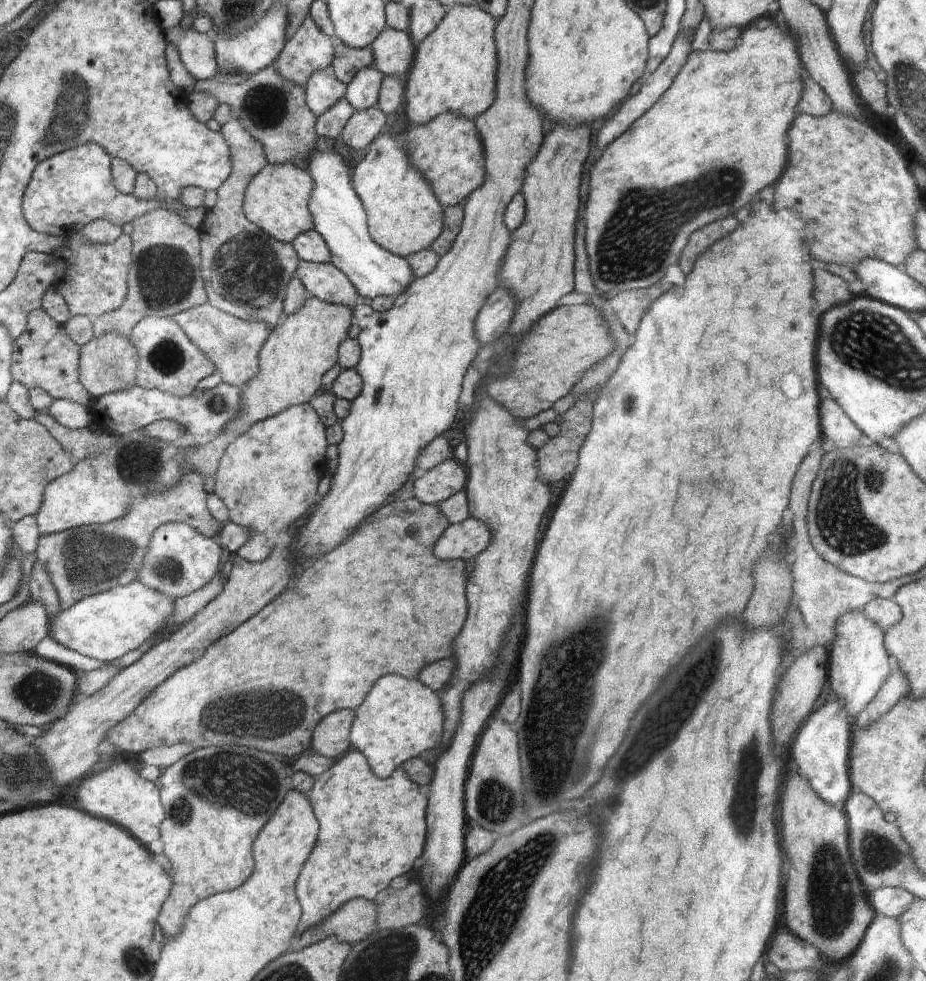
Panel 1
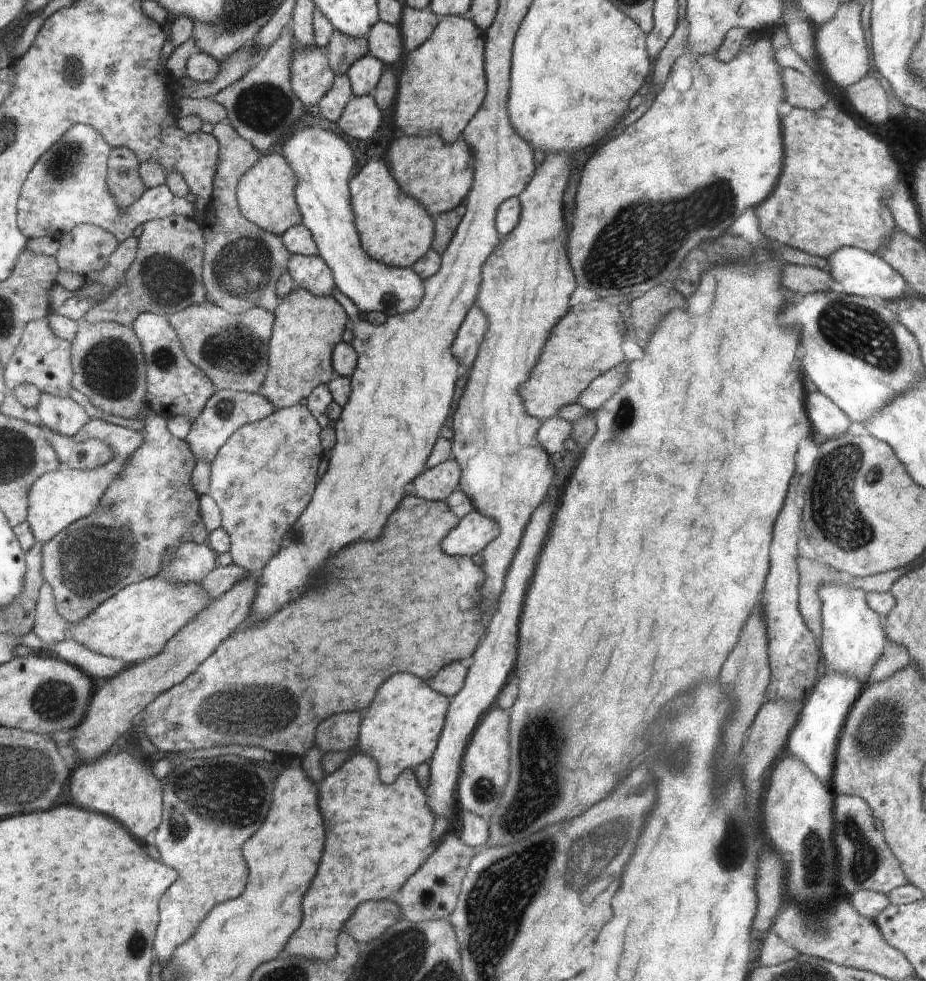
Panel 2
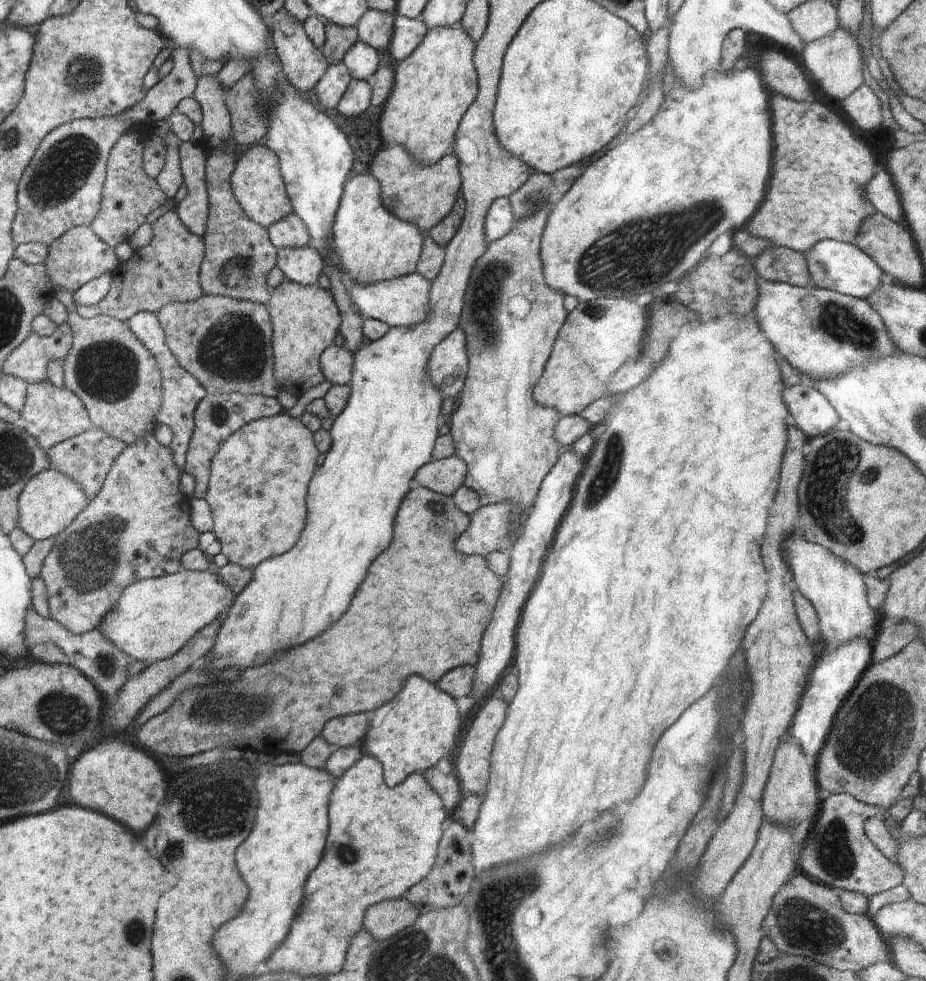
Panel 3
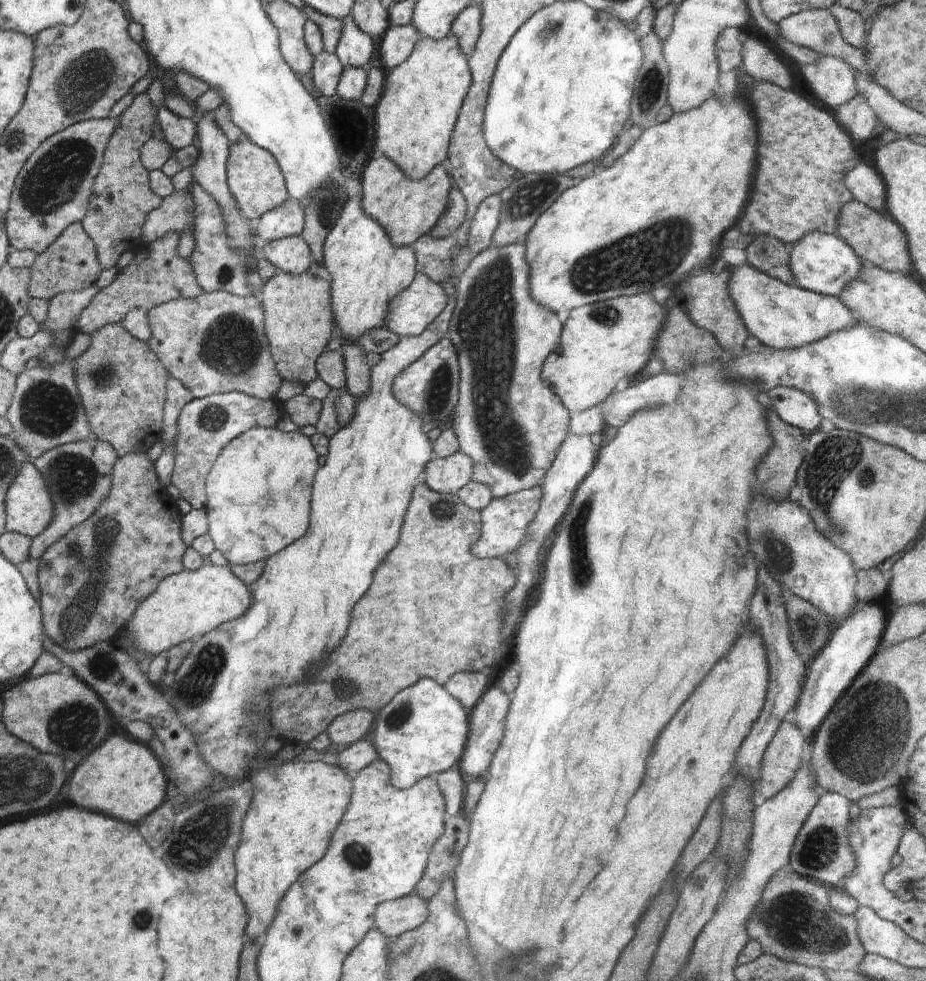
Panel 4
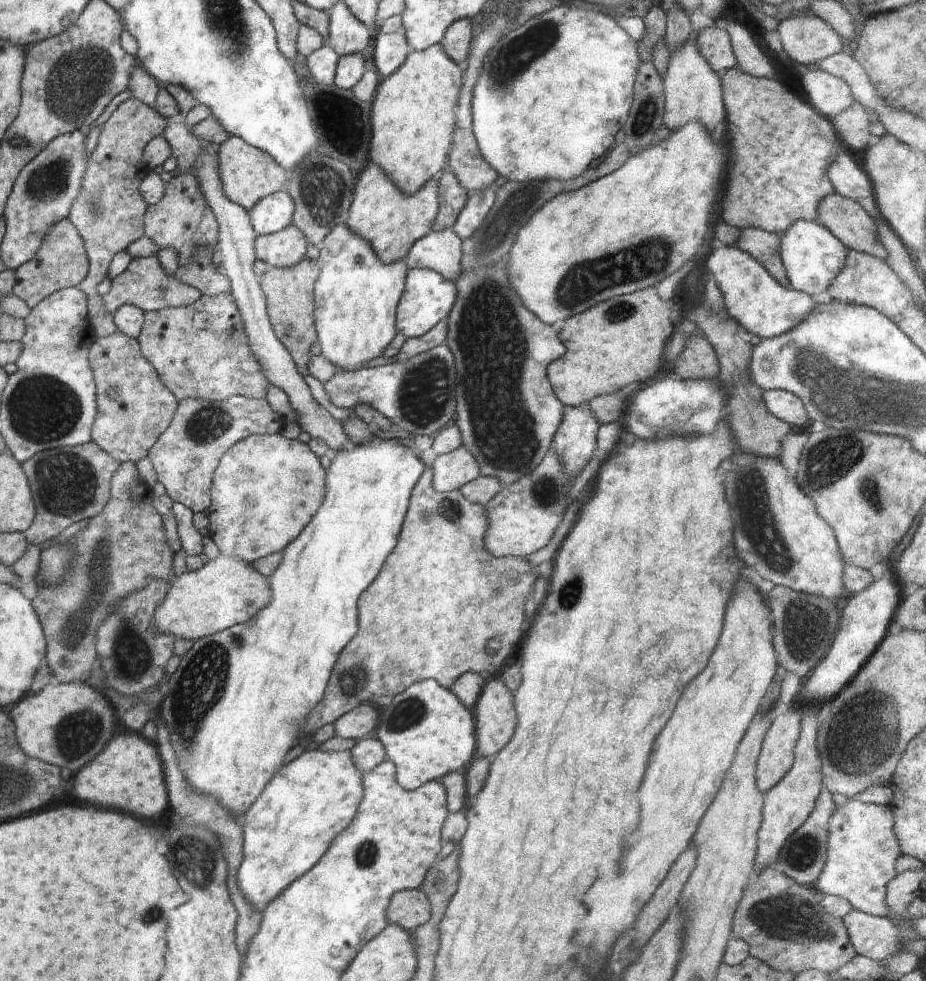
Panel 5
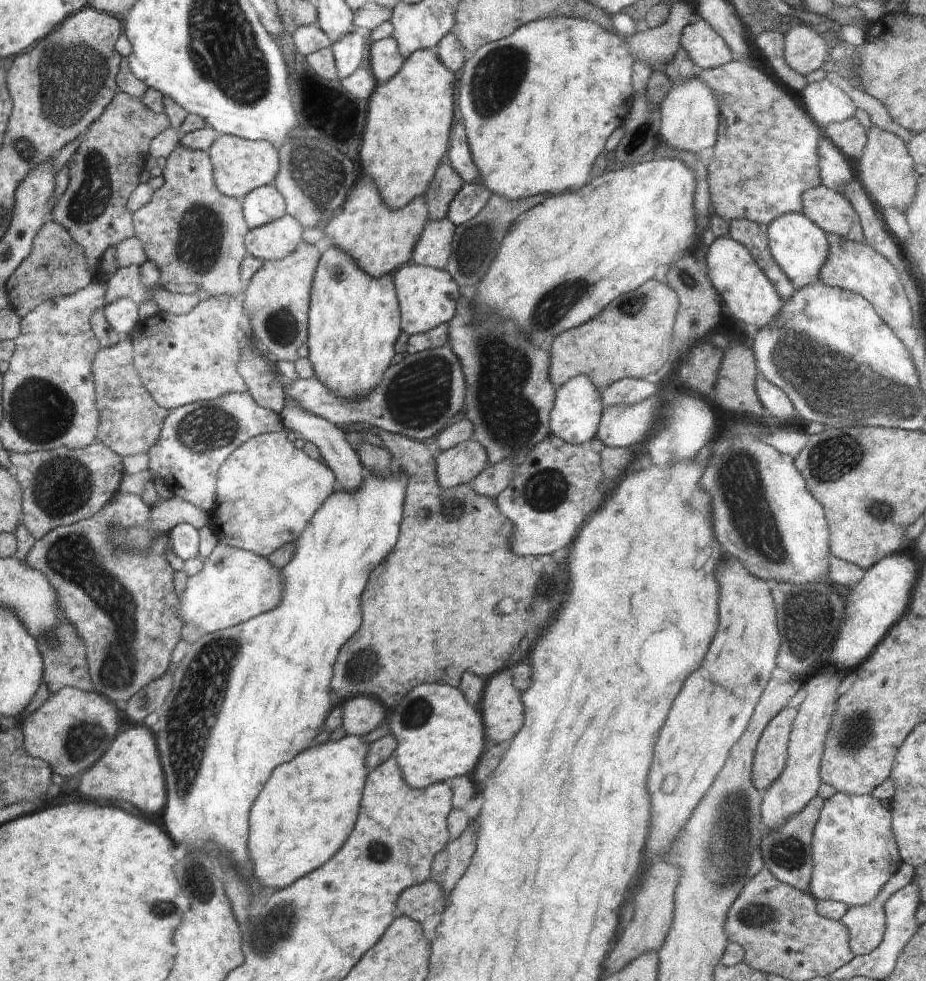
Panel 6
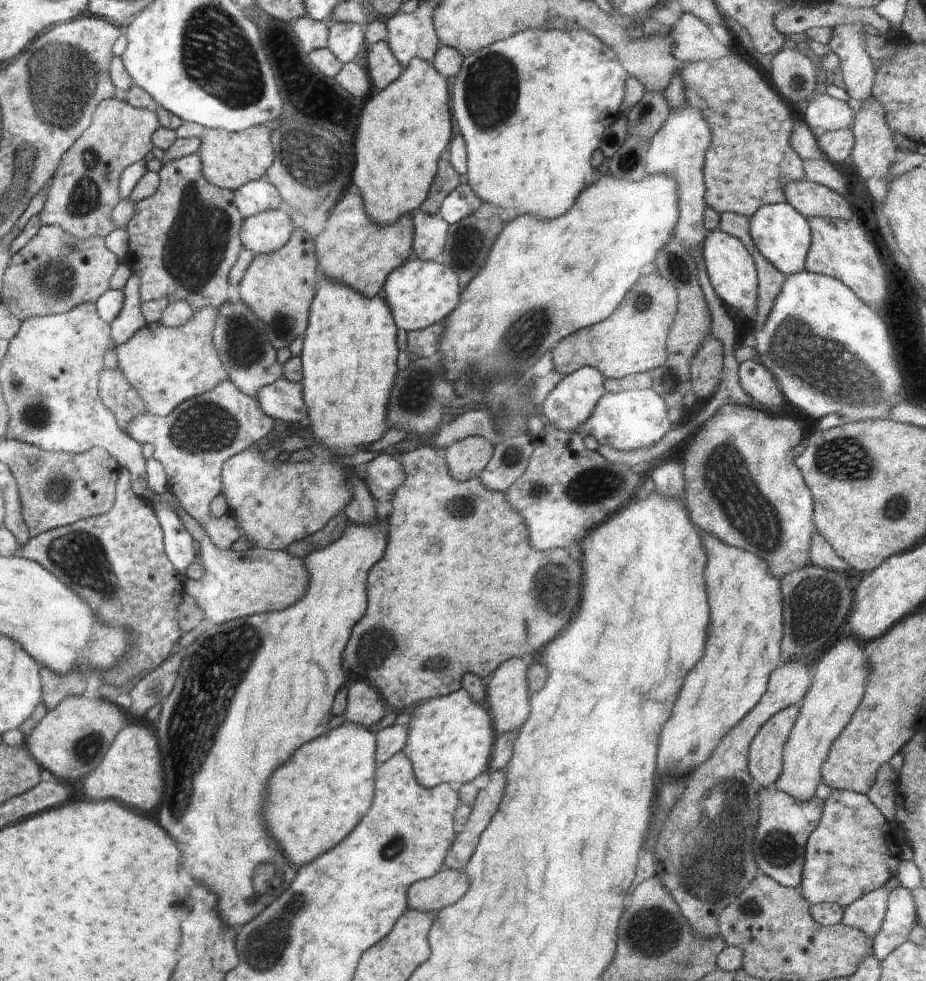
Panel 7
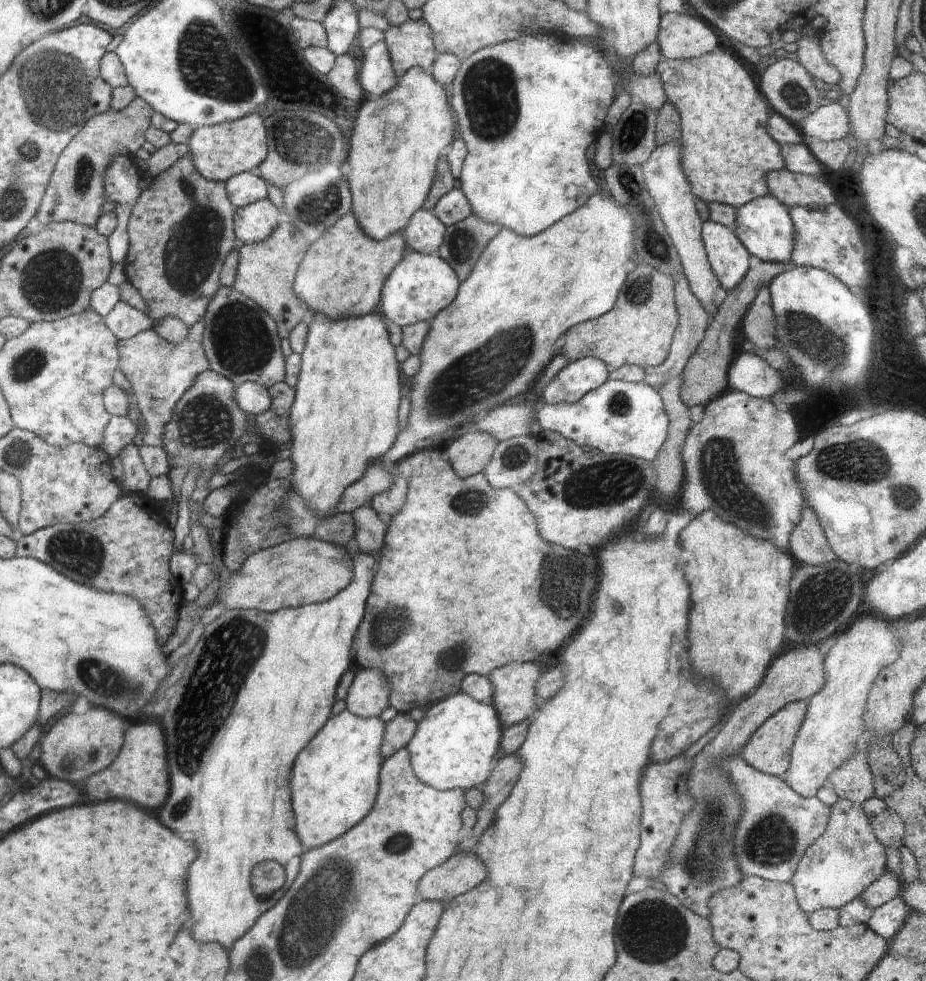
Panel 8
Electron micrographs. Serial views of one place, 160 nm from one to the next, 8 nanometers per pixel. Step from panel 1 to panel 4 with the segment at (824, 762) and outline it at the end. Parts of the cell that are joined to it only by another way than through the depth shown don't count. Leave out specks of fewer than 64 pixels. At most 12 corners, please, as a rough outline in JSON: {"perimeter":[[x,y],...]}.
{"perimeter":[[859,605],[806,667],[796,726],[811,739],[875,655],[887,612]]}

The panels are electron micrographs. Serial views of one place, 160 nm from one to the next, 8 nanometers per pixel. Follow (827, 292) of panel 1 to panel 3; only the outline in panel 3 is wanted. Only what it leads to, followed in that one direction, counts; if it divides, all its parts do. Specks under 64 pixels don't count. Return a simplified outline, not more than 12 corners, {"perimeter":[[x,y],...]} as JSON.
{"perimeter":[[770,245],[752,262],[764,280],[815,286],[804,254]]}

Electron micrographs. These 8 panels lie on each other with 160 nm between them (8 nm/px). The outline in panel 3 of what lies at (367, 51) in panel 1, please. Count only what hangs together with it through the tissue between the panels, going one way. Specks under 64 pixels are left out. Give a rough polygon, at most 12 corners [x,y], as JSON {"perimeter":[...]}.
{"perimeter":[[326,23],[321,48],[329,64],[343,62],[360,41],[356,28]]}

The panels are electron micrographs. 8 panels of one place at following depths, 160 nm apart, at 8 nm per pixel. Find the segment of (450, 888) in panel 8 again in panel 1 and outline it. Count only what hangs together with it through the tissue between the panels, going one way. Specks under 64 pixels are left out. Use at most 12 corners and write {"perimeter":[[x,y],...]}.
{"perimeter":[[350,899],[316,927],[300,948],[329,936],[351,944],[377,930],[378,902]]}

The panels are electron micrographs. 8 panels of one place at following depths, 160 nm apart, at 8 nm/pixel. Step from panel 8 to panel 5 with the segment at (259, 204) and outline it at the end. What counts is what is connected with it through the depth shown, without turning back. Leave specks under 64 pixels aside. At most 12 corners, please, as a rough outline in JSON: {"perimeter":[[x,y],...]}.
{"perimeter":[[294,223],[258,235],[256,258],[290,268],[306,257],[308,237]]}

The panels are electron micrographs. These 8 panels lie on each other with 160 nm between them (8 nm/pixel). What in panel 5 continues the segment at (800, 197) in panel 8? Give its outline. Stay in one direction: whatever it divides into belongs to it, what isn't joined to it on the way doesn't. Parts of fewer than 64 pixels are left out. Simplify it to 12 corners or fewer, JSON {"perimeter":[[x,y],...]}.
{"perimeter":[[834,192],[815,221],[847,249],[885,260],[876,223]]}

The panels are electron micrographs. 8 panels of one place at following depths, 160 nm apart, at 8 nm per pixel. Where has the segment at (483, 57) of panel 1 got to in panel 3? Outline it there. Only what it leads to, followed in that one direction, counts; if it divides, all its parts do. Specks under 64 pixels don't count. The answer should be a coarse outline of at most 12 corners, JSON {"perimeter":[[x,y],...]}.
{"perimeter":[[429,29],[395,70],[387,147],[420,164],[457,146],[478,96],[476,41]]}

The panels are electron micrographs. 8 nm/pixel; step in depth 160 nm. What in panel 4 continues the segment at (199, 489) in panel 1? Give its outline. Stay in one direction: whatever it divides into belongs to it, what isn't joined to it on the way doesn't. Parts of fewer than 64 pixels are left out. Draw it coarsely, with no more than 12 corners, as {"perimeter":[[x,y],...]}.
{"perimeter":[[145,453],[39,558],[45,634],[114,640],[184,570],[182,515]]}

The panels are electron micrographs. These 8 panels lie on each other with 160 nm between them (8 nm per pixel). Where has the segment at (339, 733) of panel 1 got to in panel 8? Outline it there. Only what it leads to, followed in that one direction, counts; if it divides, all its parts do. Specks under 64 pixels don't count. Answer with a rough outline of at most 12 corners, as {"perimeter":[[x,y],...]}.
{"perimeter":[[376,667],[355,672],[347,709],[379,717],[388,706],[388,677]]}

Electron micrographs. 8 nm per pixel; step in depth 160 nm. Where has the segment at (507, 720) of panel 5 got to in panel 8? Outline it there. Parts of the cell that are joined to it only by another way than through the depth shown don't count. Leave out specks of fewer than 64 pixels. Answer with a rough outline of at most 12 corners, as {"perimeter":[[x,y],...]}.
{"perimeter":[[537,662],[508,663],[490,676],[507,726],[530,720],[540,700]]}

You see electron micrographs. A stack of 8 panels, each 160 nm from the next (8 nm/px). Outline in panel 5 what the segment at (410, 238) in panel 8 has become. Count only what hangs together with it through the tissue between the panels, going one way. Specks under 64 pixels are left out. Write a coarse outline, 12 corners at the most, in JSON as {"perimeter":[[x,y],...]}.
{"perimeter":[[430,231],[409,251],[409,269],[432,269],[452,280],[461,271],[461,237]]}

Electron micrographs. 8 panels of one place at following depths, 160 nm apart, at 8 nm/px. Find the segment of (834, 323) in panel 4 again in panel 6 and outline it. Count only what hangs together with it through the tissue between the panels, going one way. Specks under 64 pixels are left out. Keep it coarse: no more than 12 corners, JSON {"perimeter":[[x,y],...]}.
{"perimeter":[[715,238],[704,262],[726,314],[758,329],[785,301],[745,245]]}

